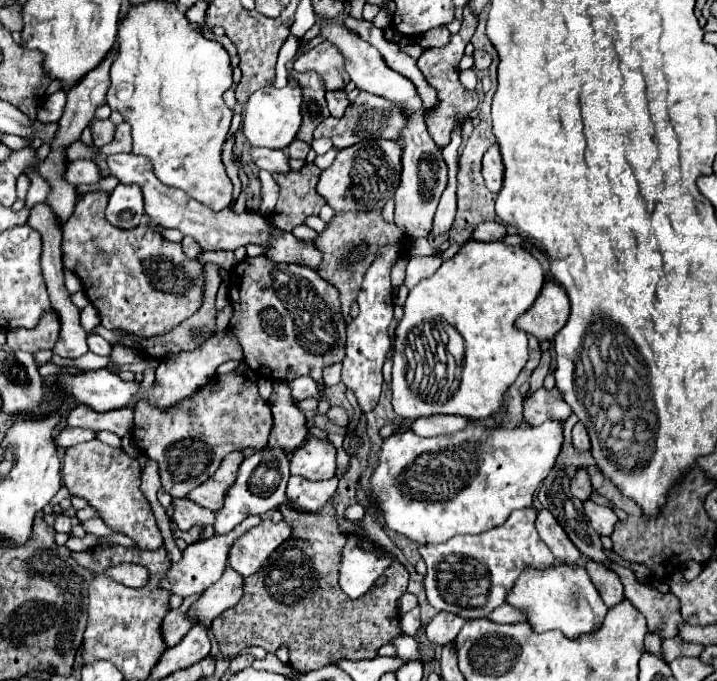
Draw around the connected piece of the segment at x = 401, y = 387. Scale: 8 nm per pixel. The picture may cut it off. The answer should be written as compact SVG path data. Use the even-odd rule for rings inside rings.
M469 240L453 258L445 260L441 268L429 276L427 280L421 280L411 292L409 298L403 306L403 318L395 328L395 352L393 352L393 368L391 368L391 390L393 390L393 410L401 418L421 418L421 416L431 416L435 414L465 416L469 420L479 420L479 418L489 418L495 412L501 410L503 406L503 394L507 388L515 382L519 372L525 368L529 352L527 352L527 334L519 328L515 328L515 320L535 302L537 294L541 292L541 286L545 282L545 274L537 258L533 258L525 248L521 246L509 246L505 242L489 242L481 246L477 240ZM431 320L445 320L447 324L453 324L457 332L465 340L465 354L463 354L463 380L459 390L451 400L445 404L435 404L435 402L425 402L421 400L419 394L411 392L405 374L407 374L407 358L403 354L405 342L407 342L407 332L421 324L421 322L431 322Z

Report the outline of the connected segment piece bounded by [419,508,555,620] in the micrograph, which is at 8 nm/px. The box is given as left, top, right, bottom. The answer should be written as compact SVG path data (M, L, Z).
M533 508L515 510L509 520L495 530L477 536L453 536L443 544L419 546L419 554L427 564L423 580L427 602L437 612L453 612L465 620L485 618L493 608L503 606L507 592L525 566L545 568L555 562L555 556L551 556L551 550L535 532L535 516L537 512Z

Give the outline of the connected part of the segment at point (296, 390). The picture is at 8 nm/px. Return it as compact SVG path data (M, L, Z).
M309 376L295 378L289 386L291 386L293 396L295 396L295 400L297 400L297 402L301 402L301 400L305 400L305 398L315 398L315 400L321 400L319 390L317 390L315 382L313 382Z

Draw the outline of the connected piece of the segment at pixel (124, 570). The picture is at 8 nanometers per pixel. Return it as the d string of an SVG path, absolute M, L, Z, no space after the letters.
M119 564L119 566L113 566L113 568L107 570L107 574L113 580L117 580L117 582L129 586L129 588L141 588L147 582L147 578L149 578L147 568L137 566L137 564Z

